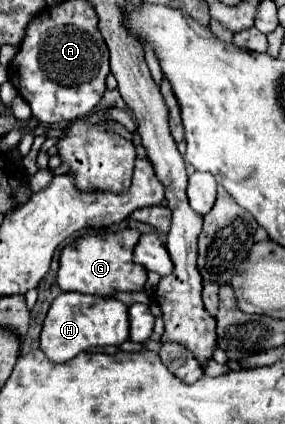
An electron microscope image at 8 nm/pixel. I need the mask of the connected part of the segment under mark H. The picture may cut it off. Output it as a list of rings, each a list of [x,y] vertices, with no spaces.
[[[62,292],[46,314],[40,334],[40,348],[52,362],[68,362],[92,346],[120,346],[128,338],[132,342],[144,342],[150,338],[152,328],[154,316],[146,304],[132,304],[128,322],[128,306],[116,298],[102,300],[98,296]]]

